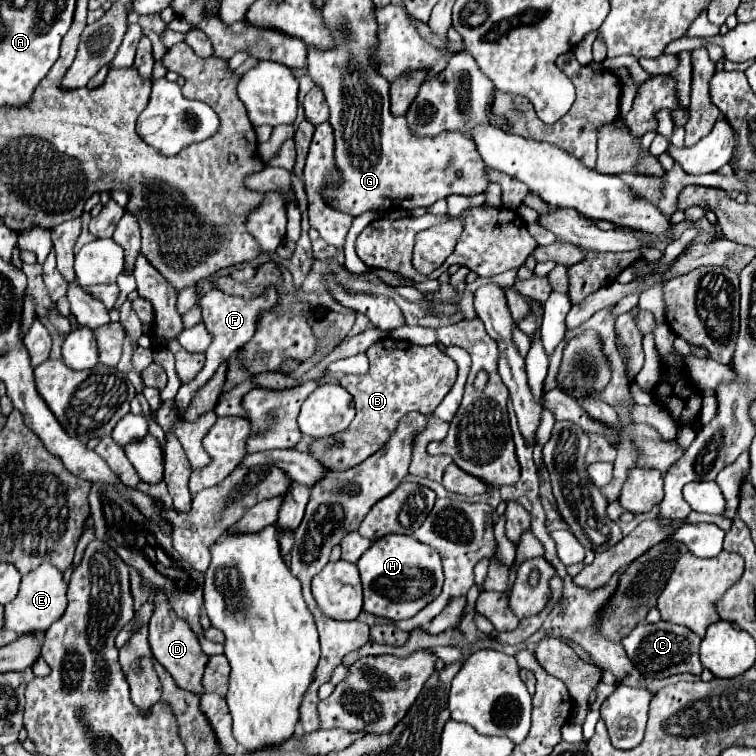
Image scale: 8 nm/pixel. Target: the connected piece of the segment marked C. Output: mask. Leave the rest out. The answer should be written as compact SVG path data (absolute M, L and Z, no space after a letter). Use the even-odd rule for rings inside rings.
M664 620L656 624L640 624L622 640L622 646L630 662L646 678L666 678L666 676L680 674L680 672L702 674L702 664L698 660L700 638L686 626L678 626L678 624L664 622Z

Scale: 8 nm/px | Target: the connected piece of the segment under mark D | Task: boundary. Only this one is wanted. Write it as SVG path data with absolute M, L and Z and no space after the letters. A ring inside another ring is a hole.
M162 590L152 592L152 604L154 604L154 612L152 612L152 618L148 624L148 628L150 628L148 640L150 640L152 654L172 674L172 678L176 680L176 684L180 688L190 690L194 694L200 694L200 676L204 672L204 664L206 664L208 656L202 652L200 642L194 636L194 632L188 628L188 624L172 612L168 596ZM166 624L168 624L168 628L166 628Z

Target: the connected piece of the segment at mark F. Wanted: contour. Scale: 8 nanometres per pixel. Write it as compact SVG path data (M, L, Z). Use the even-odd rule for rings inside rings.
M268 288L264 292L264 296L258 296L256 300L240 300L240 296L230 296L230 294L222 292L222 290L208 292L204 296L204 300L200 300L202 320L204 320L206 328L214 334L214 342L206 350L206 364L204 364L200 376L196 376L196 380L192 380L192 384L182 384L180 390L178 390L178 394L176 394L176 406L180 408L180 412L184 412L188 408L194 392L216 372L216 368L220 366L220 362L226 360L226 358L230 358L236 350L240 350L248 340L254 338L258 322L260 322L260 316L264 312L270 312L272 308L276 308L276 304L278 304L278 292L274 288Z

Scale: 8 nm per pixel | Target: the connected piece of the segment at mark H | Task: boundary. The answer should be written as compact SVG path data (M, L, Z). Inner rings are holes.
M388 534L372 542L370 550L358 560L356 566L364 586L364 610L390 620L402 620L418 614L440 594L444 582L438 552L404 534Z

